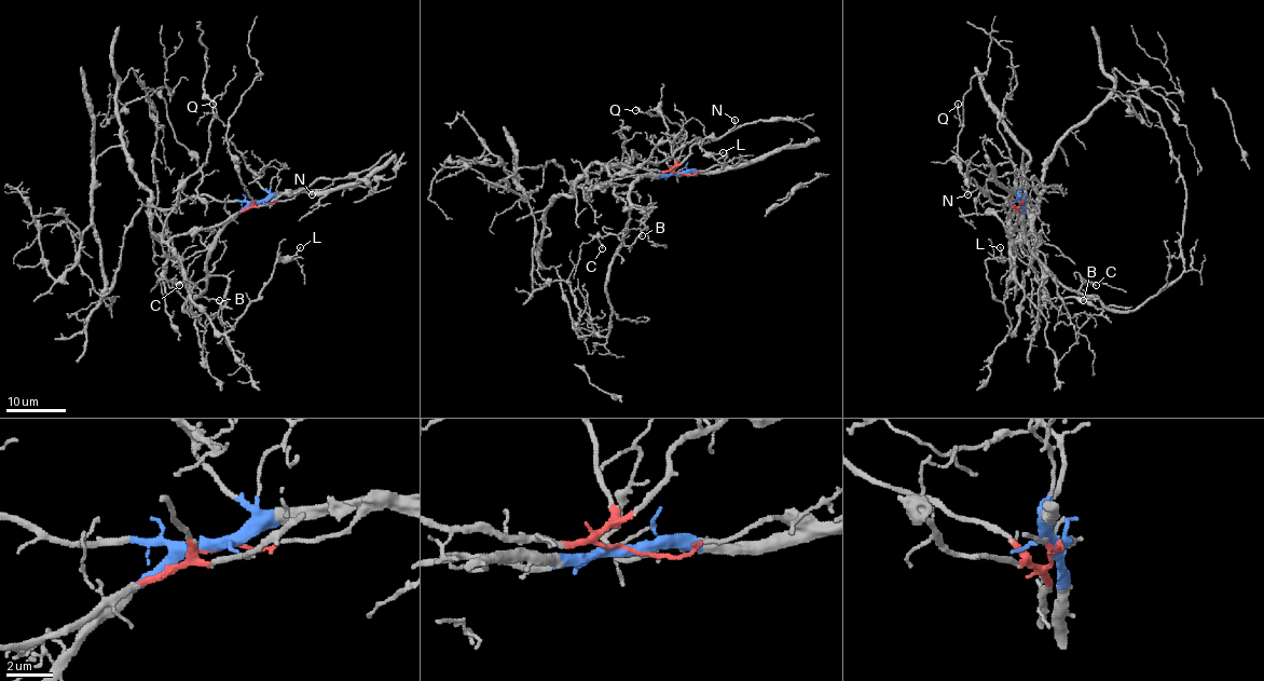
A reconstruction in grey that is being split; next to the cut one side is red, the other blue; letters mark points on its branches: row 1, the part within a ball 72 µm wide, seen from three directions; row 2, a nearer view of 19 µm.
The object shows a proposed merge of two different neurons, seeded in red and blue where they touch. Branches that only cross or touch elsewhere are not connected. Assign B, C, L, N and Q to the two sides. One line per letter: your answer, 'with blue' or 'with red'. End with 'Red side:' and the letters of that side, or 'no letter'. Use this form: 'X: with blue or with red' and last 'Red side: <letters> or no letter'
B: with blue
C: with blue
L: with red
N: with red
Q: with red
Red side: L, N, Q

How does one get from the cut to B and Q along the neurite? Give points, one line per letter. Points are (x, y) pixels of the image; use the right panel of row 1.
B: (1021, 204), (1021, 229), (1031, 254), (1063, 285), (1094, 298), (1083, 300)
Q: (1021, 204), (1015, 206), (1002, 196), (973, 186), (964, 176), (958, 149), (958, 133), (962, 126), (958, 103)

